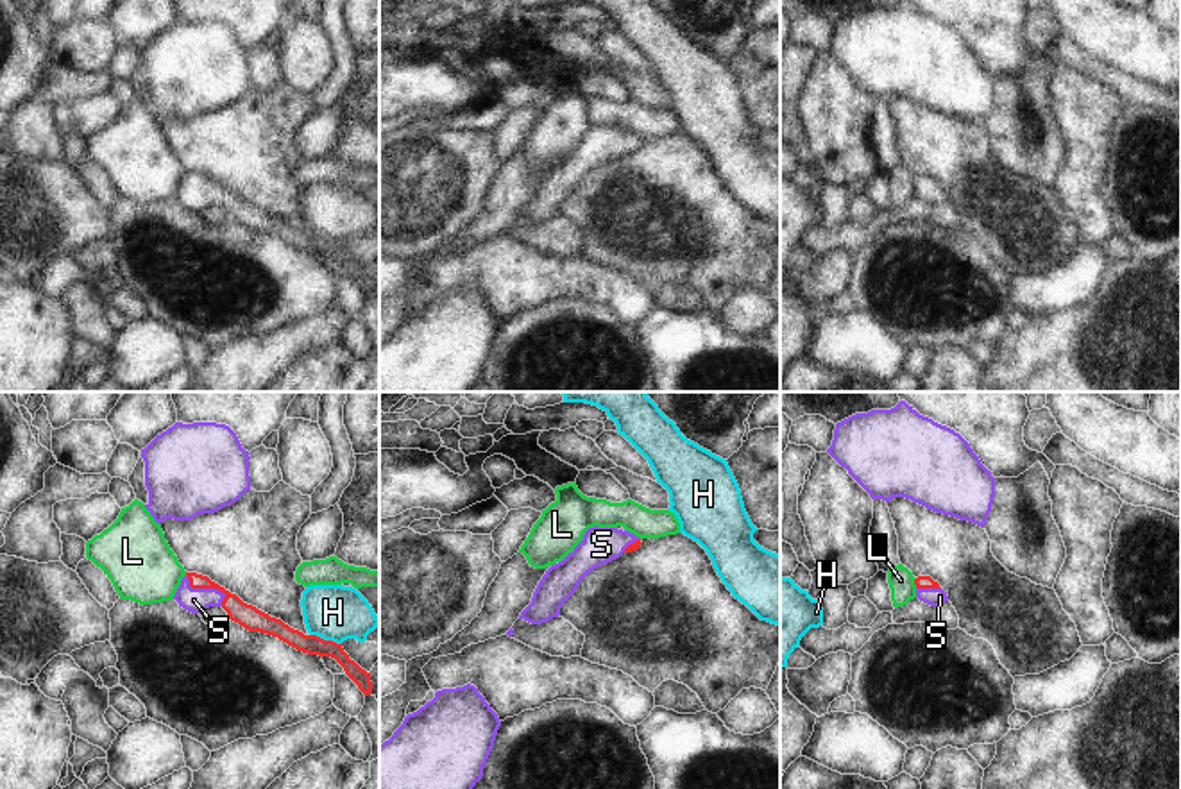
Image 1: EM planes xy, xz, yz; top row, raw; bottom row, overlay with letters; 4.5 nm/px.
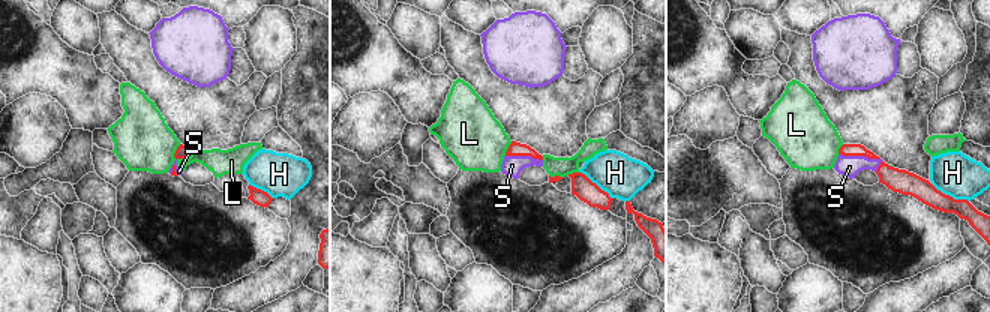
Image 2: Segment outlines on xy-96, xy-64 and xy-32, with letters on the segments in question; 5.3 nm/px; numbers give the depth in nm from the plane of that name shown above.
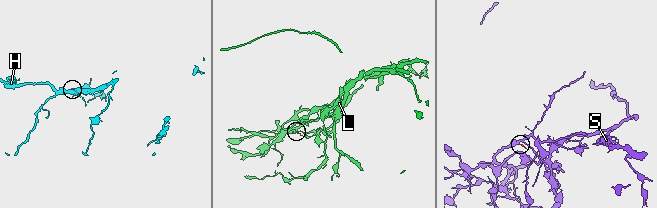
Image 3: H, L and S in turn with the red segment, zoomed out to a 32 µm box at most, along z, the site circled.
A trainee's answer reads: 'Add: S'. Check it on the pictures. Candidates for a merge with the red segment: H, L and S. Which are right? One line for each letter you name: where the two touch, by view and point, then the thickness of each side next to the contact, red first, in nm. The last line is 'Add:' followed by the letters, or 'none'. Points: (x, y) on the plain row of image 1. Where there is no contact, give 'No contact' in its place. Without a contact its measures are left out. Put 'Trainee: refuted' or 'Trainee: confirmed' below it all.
S: Touches red at xy (208, 186). Thickness 110 nm (red) against 110 nm
Add: S.
Trainee: confirmed

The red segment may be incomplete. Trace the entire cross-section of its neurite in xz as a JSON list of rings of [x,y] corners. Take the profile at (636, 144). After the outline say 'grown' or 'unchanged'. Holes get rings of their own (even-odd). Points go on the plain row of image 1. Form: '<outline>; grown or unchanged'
[[[589,127],[574,150],[546,170],[531,202],[521,211],[519,218],[542,224],[558,216],[562,204],[576,191],[587,174],[623,152],[637,150],[641,143],[641,138],[626,129]]]; grown

